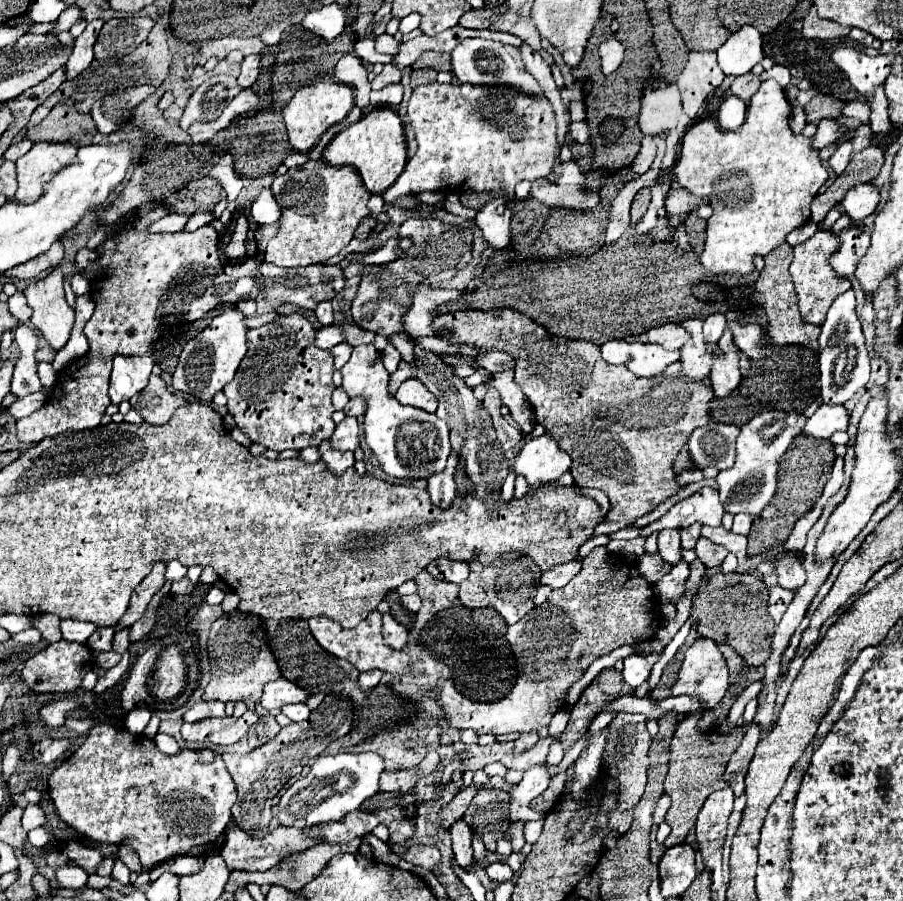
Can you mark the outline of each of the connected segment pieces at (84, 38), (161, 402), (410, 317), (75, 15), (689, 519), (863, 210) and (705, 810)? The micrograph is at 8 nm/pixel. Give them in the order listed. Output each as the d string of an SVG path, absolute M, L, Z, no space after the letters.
M93 20L87 24L87 28L83 30L83 34L79 38L75 38L75 50L69 56L67 64L65 64L65 74L67 80L73 80L75 76L79 76L85 68L91 66L93 62L93 44L99 36L99 30L103 26L103 20Z
M151 376L145 390L141 390L137 396L133 396L131 406L143 416L149 424L167 424L173 416L173 412L179 406L185 406L185 398L169 392L167 382L161 376Z
M425 284L415 292L413 306L405 314L405 330L413 336L437 336L437 330L433 328L435 312L441 304L461 300L467 296L469 290L439 290L439 288L425 288Z
M71 6L71 8L67 8L61 16L59 16L59 22L57 22L57 26L49 32L49 34L53 34L53 36L57 36L61 30L69 30L77 20L81 20L83 18L83 14L81 14L81 10L77 8L77 6Z
M701 488L697 494L675 504L661 520L645 526L641 530L641 536L661 532L663 528L687 528L693 522L701 522L707 526L721 526L723 514L725 510L719 500L719 492L713 488Z
M859 184L857 188L851 188L847 192L847 196L843 198L843 202L839 204L839 208L849 214L853 220L863 220L869 214L873 214L877 210L881 202L879 196L879 188L873 184Z
M723 788L713 792L703 804L697 818L697 844L703 862L713 872L721 870L721 850L727 834L727 818L733 810L733 790Z

